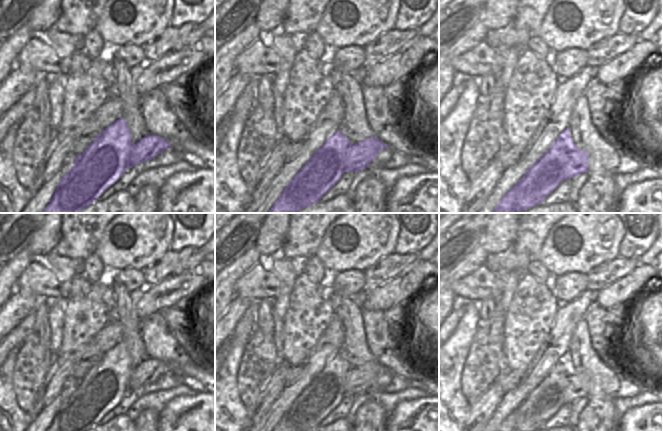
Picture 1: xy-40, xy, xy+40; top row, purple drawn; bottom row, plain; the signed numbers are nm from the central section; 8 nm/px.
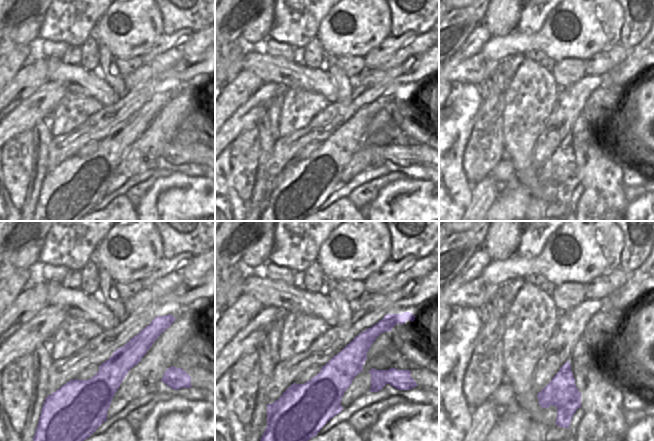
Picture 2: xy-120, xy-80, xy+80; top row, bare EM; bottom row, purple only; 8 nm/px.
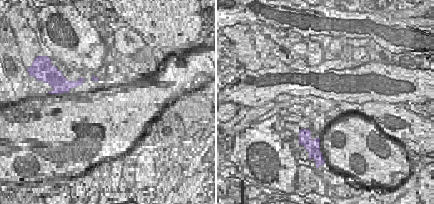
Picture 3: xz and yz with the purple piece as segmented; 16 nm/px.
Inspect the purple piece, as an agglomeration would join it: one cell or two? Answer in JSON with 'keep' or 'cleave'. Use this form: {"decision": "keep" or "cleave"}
{"decision": "cleave"}

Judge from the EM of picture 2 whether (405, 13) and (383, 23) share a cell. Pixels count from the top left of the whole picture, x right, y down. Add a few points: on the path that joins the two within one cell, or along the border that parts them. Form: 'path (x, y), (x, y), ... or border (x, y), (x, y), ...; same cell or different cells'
border (389, 10), (391, 35); different cells

